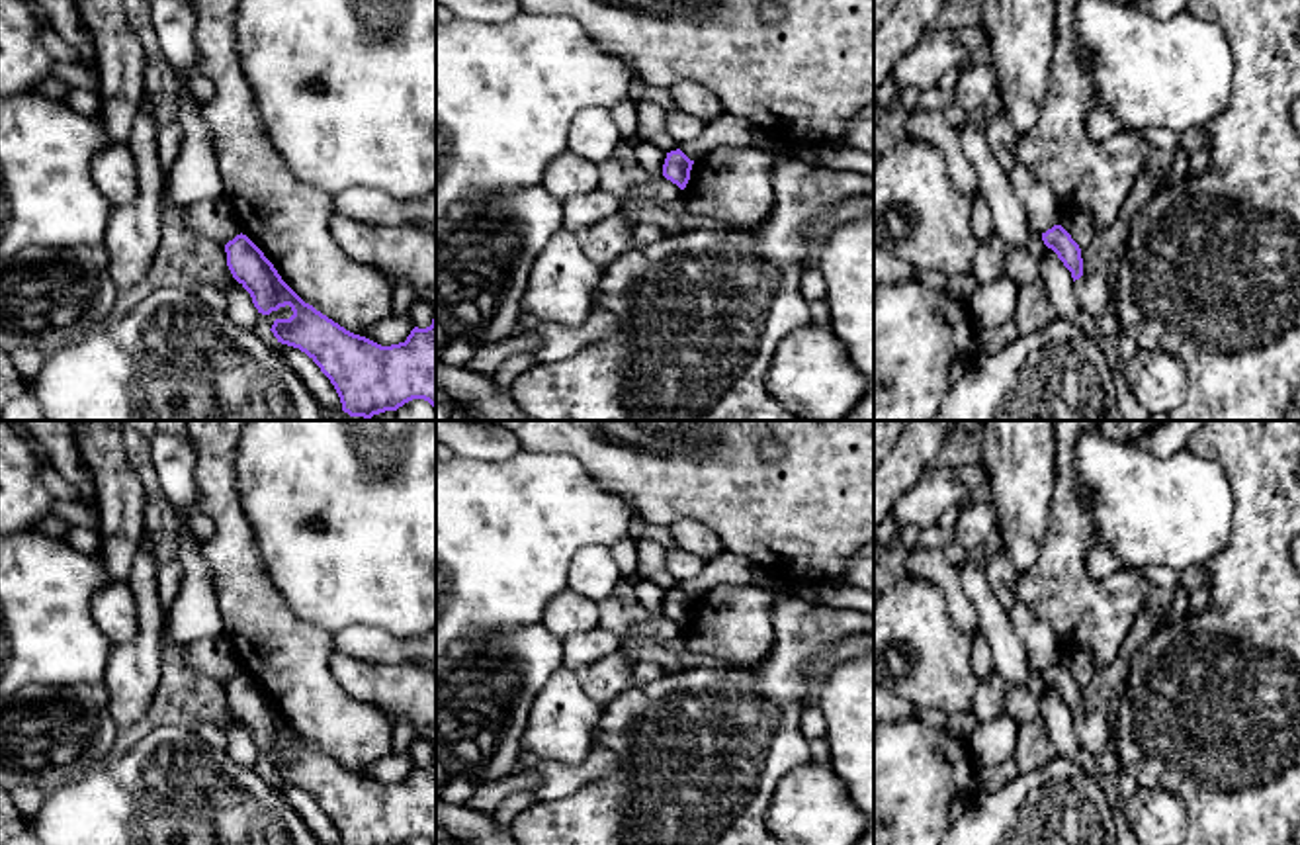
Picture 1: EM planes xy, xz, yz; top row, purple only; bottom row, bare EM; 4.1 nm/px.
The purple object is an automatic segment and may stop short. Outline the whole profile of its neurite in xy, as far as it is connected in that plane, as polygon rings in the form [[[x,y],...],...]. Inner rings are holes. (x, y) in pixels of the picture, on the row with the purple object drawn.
[[[246,235],[229,241],[225,252],[233,278],[250,293],[258,313],[291,307],[293,315],[276,319],[270,331],[321,368],[344,413],[371,419],[412,399],[424,399],[436,411],[436,315],[430,327],[414,327],[405,342],[381,346],[305,303]]]

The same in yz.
[[[1054,225],[1046,233],[1042,233],[1042,241],[1071,272],[1073,282],[1083,276],[1081,248],[1062,225]]]

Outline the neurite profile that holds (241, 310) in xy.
[[[231,270],[227,272],[227,284],[229,291],[225,315],[242,329],[258,331],[260,313],[254,307],[250,293],[233,278]]]

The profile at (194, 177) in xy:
[[[180,68],[176,72],[180,82],[178,119],[182,123],[182,145],[166,176],[166,203],[186,207],[201,200],[221,198],[223,184],[211,131],[201,117],[201,104],[190,90],[188,74]]]

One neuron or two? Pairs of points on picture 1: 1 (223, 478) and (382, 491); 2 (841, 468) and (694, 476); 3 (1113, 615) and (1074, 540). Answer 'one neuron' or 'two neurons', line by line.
1: two neurons
2: one neuron
3: one neuron

